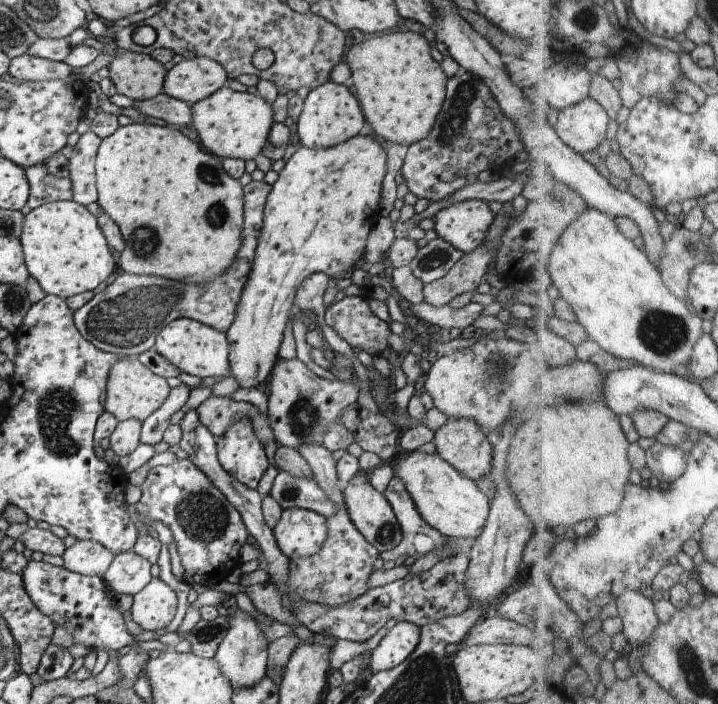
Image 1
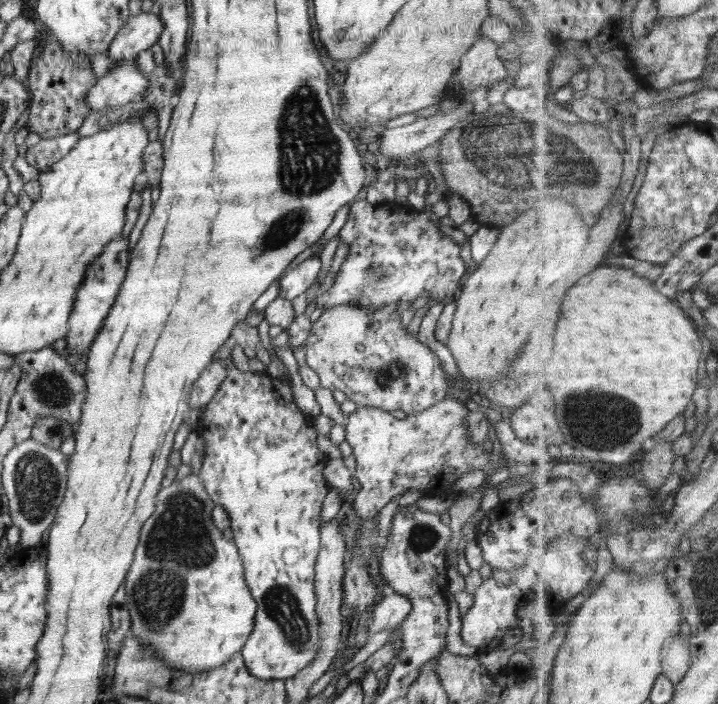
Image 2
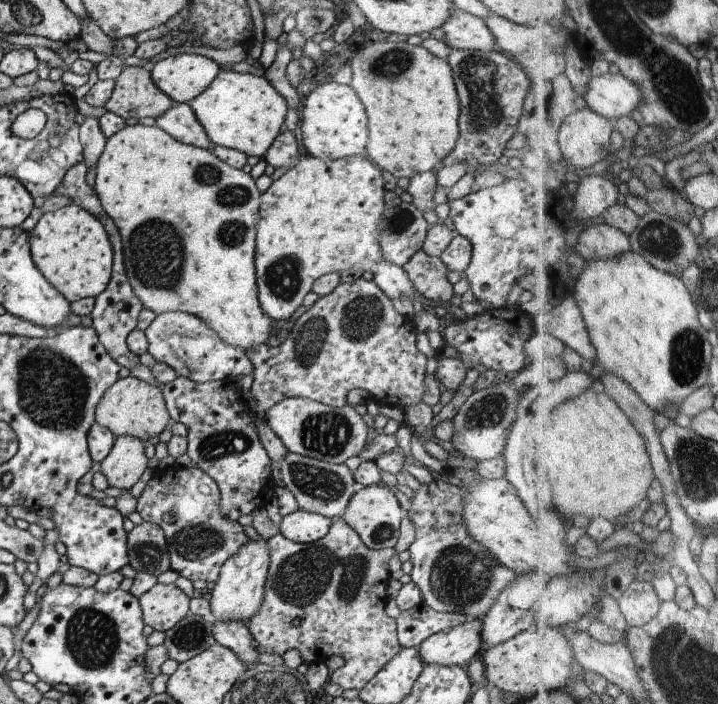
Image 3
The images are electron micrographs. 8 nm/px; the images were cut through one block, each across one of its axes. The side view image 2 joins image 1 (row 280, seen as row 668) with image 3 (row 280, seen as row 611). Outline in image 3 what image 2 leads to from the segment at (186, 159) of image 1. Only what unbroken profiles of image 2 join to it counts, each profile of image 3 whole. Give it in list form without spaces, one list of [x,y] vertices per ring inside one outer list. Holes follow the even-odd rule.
[[[137,123],[132,126],[126,125],[120,132],[116,132],[114,136],[107,139],[104,150],[97,162],[94,189],[102,208],[112,218],[119,230],[122,238],[126,276],[130,280],[130,286],[132,286],[134,294],[142,302],[143,308],[152,310],[156,315],[176,311],[193,314],[200,318],[202,322],[206,322],[206,326],[210,326],[226,344],[238,346],[238,348],[242,348],[244,351],[252,350],[252,348],[257,351],[261,345],[264,345],[264,342],[270,336],[272,319],[262,312],[258,300],[255,269],[255,238],[257,234],[256,226],[260,218],[259,198],[261,192],[258,190],[256,181],[250,176],[250,173],[228,166],[226,162],[222,162],[209,149],[178,142],[178,140],[171,137],[171,134],[164,132],[158,125],[145,126]]]

